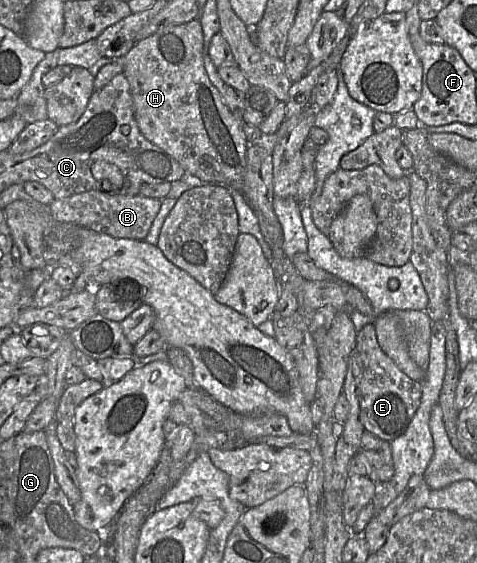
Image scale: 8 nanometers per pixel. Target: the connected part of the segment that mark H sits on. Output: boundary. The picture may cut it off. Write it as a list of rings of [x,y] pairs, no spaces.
[[[198,19],[167,26],[137,42],[123,56],[123,73],[130,85],[135,119],[143,136],[177,160],[186,173],[208,182],[208,185],[242,192],[248,142],[242,122],[235,119],[211,83],[204,68],[203,55],[204,36]]]

